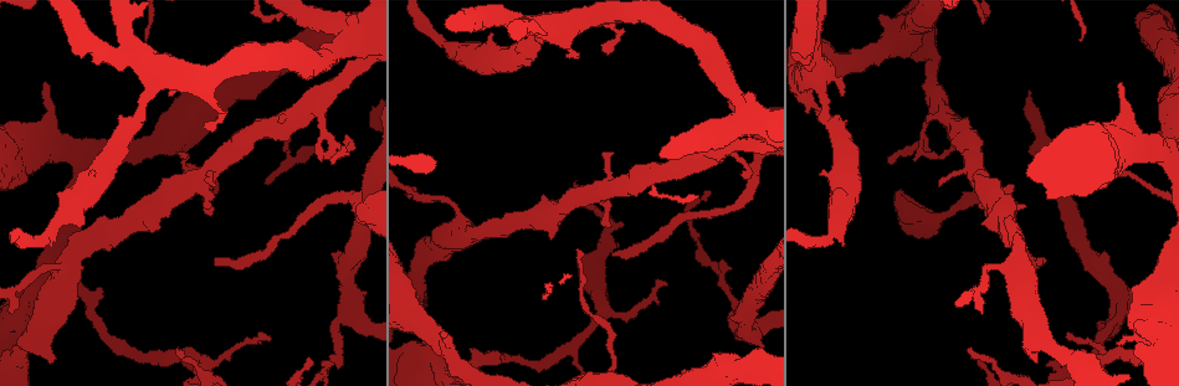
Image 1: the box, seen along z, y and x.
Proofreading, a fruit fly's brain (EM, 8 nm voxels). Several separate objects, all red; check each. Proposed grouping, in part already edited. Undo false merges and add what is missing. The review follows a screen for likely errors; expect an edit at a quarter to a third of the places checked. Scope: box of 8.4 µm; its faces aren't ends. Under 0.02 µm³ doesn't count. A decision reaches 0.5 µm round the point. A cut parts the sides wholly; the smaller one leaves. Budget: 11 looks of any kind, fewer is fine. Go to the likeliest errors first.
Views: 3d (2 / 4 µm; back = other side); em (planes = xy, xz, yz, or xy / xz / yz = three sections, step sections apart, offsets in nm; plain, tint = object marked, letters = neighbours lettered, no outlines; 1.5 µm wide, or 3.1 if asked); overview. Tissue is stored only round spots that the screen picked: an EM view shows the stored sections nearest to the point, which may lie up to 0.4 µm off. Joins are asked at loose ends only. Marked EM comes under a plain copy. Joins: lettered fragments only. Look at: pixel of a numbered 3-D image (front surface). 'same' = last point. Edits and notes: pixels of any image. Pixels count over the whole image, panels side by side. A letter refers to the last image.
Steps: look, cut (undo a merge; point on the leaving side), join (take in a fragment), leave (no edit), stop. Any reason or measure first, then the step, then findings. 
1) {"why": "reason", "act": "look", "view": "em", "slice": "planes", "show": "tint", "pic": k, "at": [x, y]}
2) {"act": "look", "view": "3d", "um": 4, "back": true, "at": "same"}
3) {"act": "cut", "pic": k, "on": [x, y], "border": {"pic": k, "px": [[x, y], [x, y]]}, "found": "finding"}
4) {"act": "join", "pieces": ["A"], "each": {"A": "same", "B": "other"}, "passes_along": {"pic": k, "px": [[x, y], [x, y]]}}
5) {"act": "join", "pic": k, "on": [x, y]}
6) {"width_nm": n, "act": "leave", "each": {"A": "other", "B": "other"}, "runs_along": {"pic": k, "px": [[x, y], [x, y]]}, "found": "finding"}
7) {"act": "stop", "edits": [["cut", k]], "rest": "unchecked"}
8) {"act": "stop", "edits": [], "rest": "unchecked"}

{"why": "long arm stops here", "act": "look", "view": "3d", "um": 4, "pic": 1, "at": [1041, 265]}

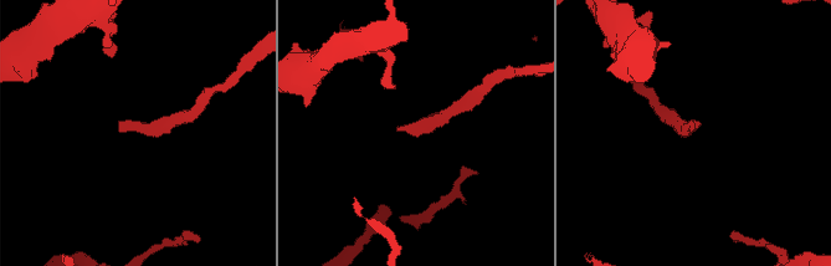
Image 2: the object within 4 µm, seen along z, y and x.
{"why": "now the EM", "act": "look", "view": "em", "slice": "planes", "show": "letters", "pic": 2, "at": [399, 127]}

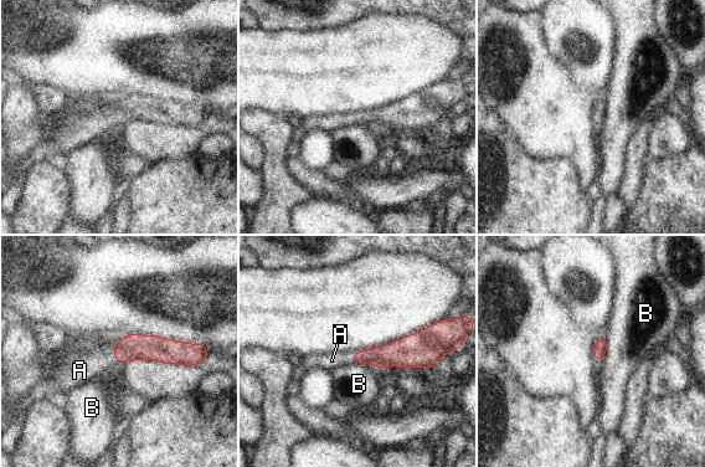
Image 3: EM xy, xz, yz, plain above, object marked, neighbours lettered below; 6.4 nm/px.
{"act": "join", "pieces": ["A"], "each": {"A": "same", "B": "other"}, "found": "it goes on there"}

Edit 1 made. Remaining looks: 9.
{"act": "look", "view": "overview"}

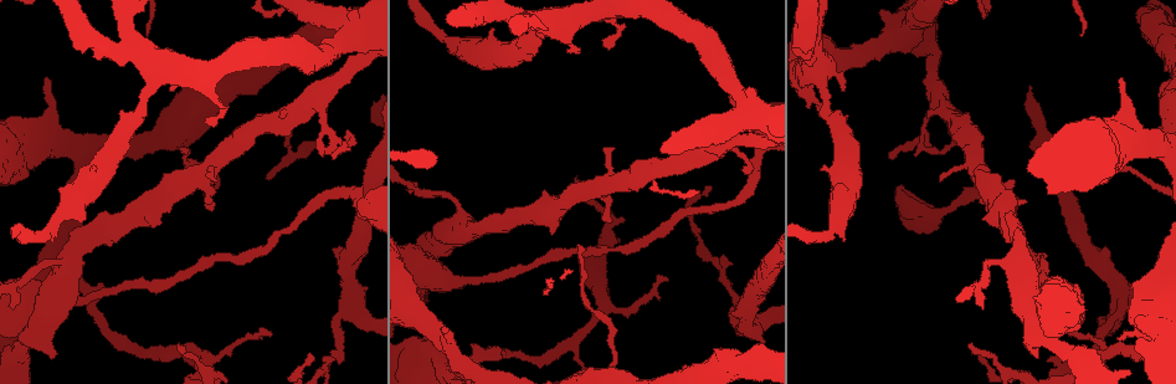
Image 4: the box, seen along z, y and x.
{"why": "abrupt turn", "act": "look", "view": "3d", "um": 2, "pic": 4, "at": [721, 277]}

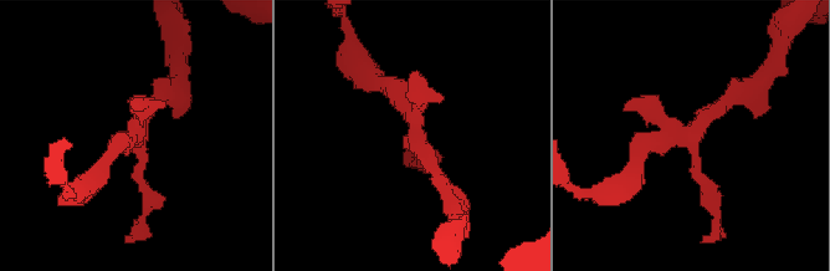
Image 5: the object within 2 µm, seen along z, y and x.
{"why": "shape alone is not enough", "act": "look", "view": "em", "slice": "planes", "show": "letters", "pic": 5, "at": [138, 126]}

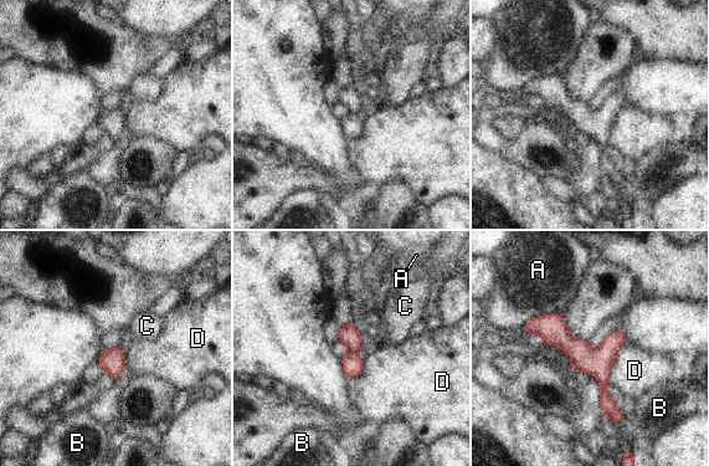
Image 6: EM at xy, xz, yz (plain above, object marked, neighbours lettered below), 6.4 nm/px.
{"act": "leave", "each": {"A": "other", "B": "other", "C": "other", "D": "other"}, "runs_along": {"pic": 6, "px": [[533, 323], [602, 375], [616, 419]]}, "found": "one neuron here"}

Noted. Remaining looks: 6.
{"why": "long arm stops here", "act": "look", "view": "3d", "um": 4, "back": true, "pic": 4, "at": [706, 187]}

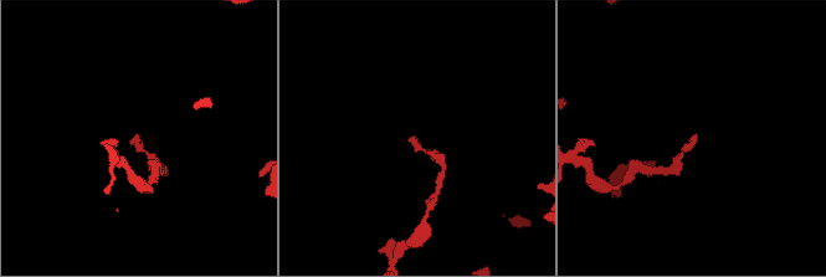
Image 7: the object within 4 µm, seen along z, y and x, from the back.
{"act": "look", "view": "em", "slice": "planes", "show": "letters", "pic": 7, "at": [697, 135]}

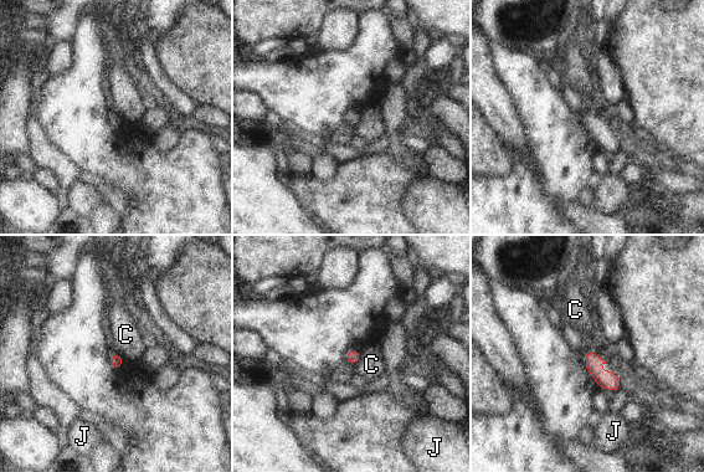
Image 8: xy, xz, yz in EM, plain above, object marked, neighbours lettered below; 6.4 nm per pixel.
{"width_nm": 80, "act": "leave", "each": {"C": "other", "J": "other"}, "border": {"pic": 8, "px": [[360, 352], [360, 359], [355, 365]]}, "found": "no lettered fragment goes on from it"}

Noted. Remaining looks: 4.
{"why": "thin end", "act": "look", "view": "3d", "um": 4, "pic": 4, "at": [346, 129]}

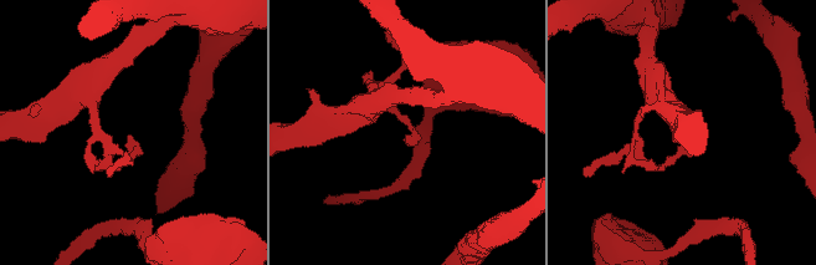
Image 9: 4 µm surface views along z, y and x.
{"act": "look", "view": "em", "slice": "planes", "show": "letters", "pic": 9, "at": [407, 134]}

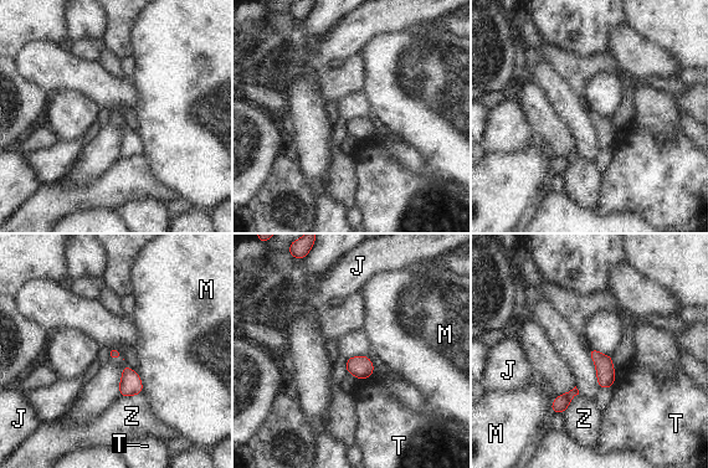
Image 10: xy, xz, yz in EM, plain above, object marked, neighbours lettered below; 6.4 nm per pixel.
{"act": "leave", "each": {"J": "other", "M": "other", "T": "other", "Z": "other"}, "border": {"pic": 10, "px": [[137, 371], [142, 384], [142, 392]]}, "found": "no lettered fragment goes on from it"}

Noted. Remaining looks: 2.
{"act": "stop", "edits": [["join", 3]], "rest": "unchecked"}

